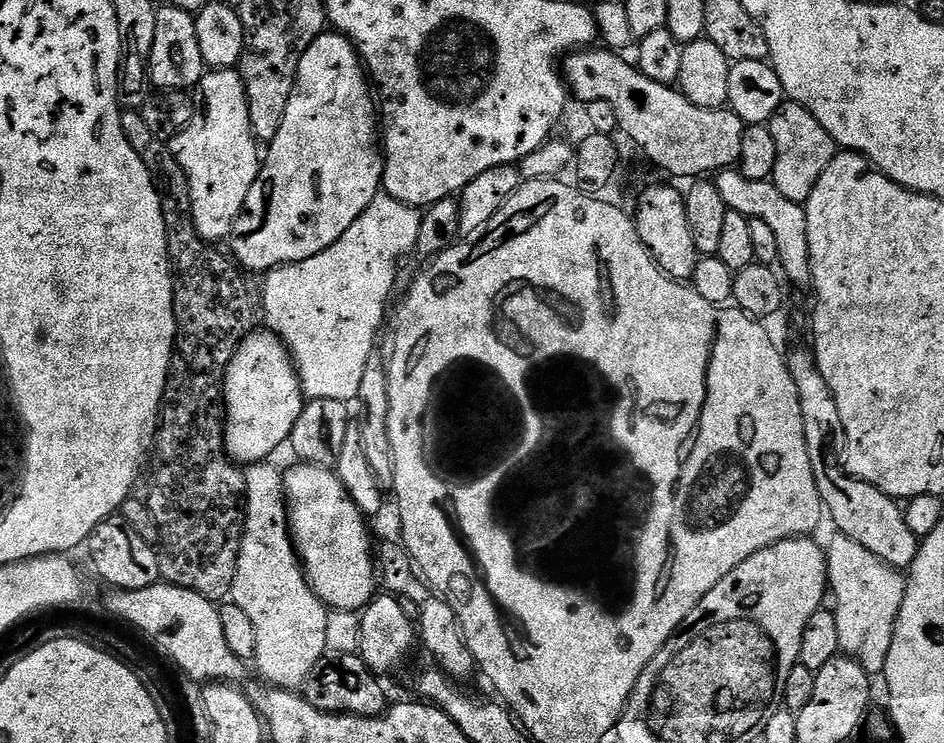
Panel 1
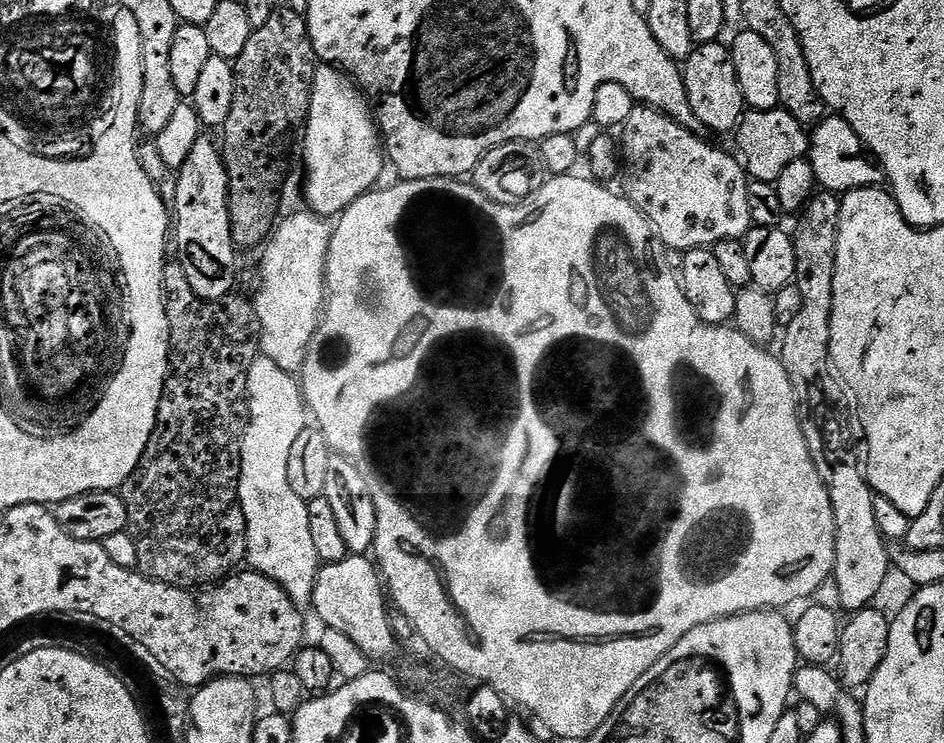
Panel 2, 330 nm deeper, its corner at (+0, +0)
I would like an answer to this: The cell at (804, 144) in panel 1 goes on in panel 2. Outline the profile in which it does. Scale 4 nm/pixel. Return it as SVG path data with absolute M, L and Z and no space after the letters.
M838 114L825 115L824 119L811 129L806 159L813 166L817 185L826 192L843 194L851 188L880 186L886 180L883 168L875 159L870 158L860 135L852 129L850 122L846 122Z

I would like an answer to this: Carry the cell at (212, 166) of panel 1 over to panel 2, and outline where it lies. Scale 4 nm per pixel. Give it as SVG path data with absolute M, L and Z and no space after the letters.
M208 138L194 142L194 150L190 150L190 158L186 158L184 165L178 169L174 201L174 252L175 248L180 255L179 267L186 270L186 278L200 298L217 300L233 291L238 247L232 241L232 227L228 213L228 172L224 169L221 149L217 145L215 148Z

